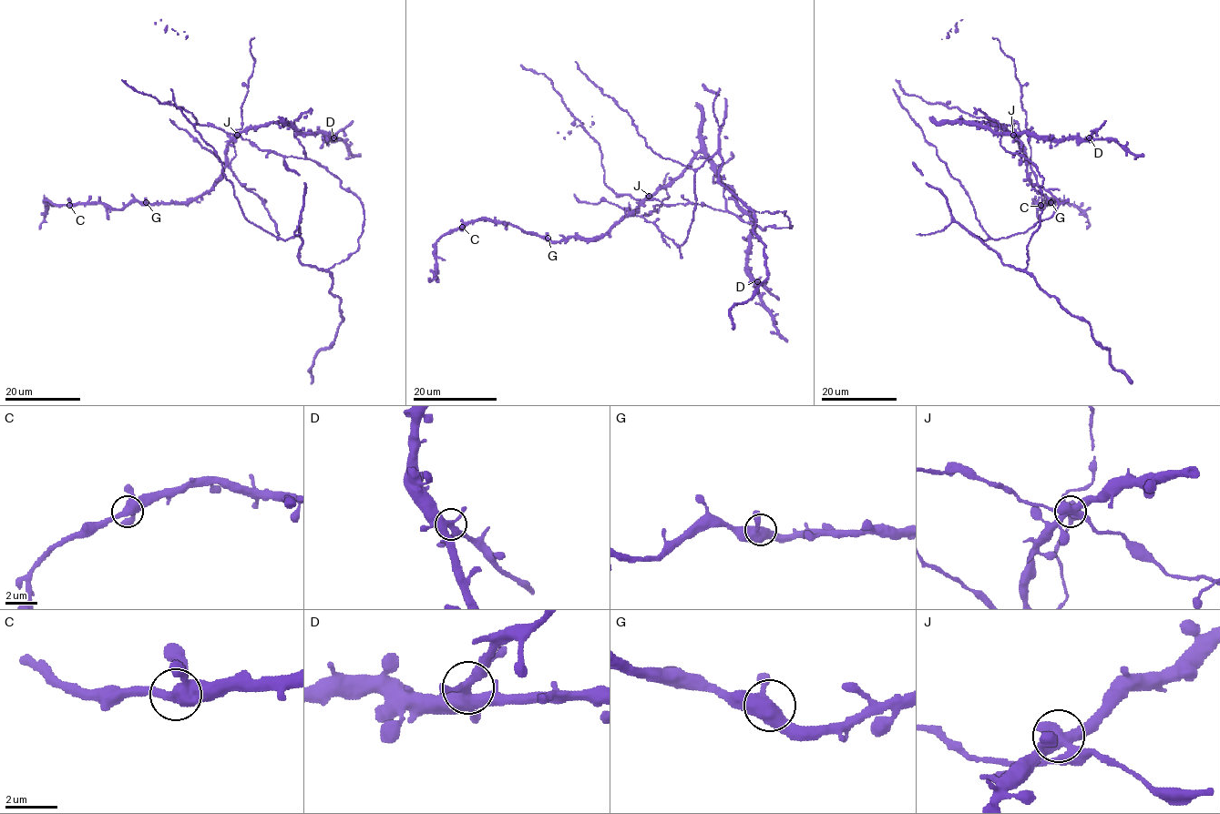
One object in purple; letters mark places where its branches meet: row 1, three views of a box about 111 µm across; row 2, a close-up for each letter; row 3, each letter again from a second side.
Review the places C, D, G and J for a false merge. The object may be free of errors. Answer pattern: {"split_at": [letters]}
{"split_at": []}

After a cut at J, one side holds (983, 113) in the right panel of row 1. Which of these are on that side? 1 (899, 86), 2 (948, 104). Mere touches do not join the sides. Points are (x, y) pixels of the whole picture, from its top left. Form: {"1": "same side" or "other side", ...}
{"1": "same side", "2": "same side"}

